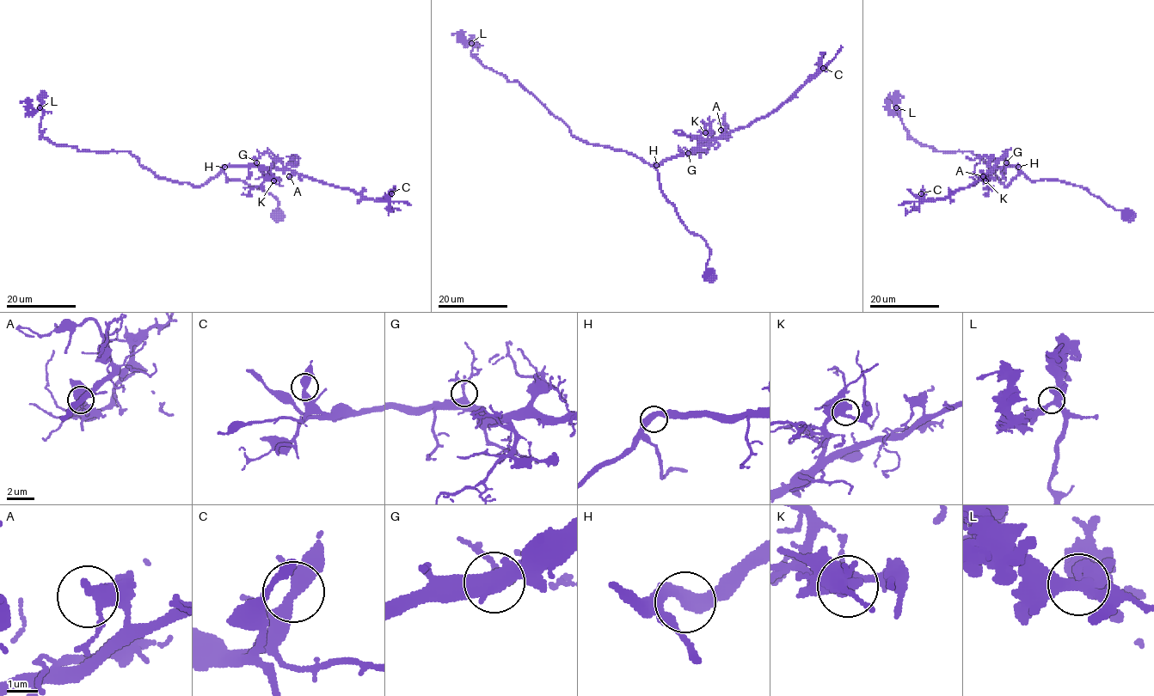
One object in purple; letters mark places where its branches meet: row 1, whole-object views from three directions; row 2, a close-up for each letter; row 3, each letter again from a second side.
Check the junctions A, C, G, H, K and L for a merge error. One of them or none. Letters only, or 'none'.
none

